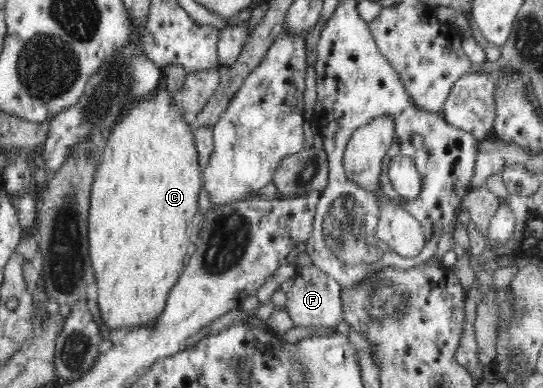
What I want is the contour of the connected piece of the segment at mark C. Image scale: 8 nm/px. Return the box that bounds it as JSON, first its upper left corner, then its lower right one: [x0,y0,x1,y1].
[88,86,202,331]

